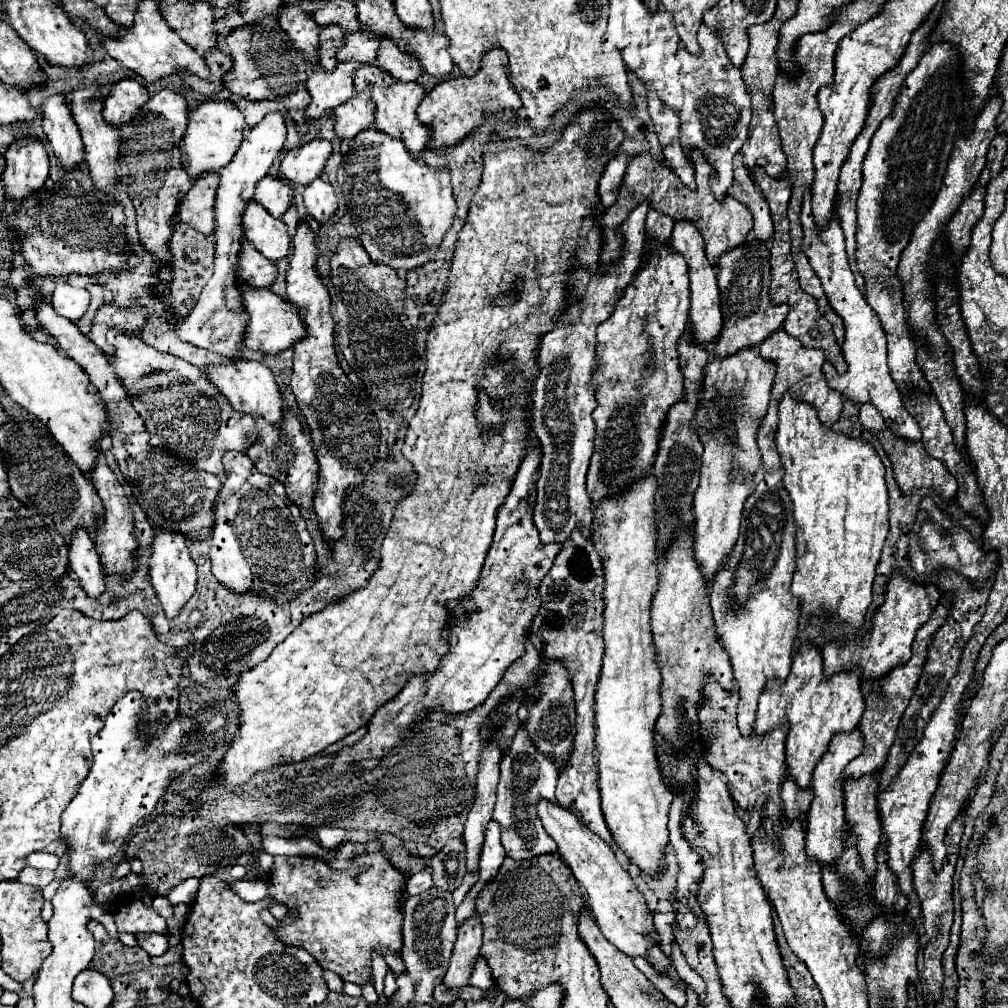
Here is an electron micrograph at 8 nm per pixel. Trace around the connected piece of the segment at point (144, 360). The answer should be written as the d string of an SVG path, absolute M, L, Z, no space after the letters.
M117 329L107 331L107 343L115 347L109 363L115 369L115 375L127 385L127 389L131 389L131 383L143 375L169 370L181 363L181 358L149 347L141 341L139 335L127 335Z

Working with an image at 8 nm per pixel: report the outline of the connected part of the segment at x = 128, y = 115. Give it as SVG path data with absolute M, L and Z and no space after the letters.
M121 79L113 83L109 97L103 105L103 119L113 125L123 125L131 121L141 105L149 99L147 89L135 79Z

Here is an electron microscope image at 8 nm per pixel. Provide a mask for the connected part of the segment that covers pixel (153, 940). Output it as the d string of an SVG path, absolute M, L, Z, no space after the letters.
M137 933L135 935L139 945L149 953L149 955L165 955L169 949L167 943L167 935L159 935L159 933Z

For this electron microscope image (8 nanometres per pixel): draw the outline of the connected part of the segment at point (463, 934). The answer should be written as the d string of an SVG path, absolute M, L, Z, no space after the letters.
M473 915L471 919L467 919L465 925L459 927L459 935L457 935L453 955L449 961L449 969L447 969L447 975L443 977L443 985L447 989L461 989L469 985L473 965L481 949L481 933L483 933L481 921L477 919L477 915Z

